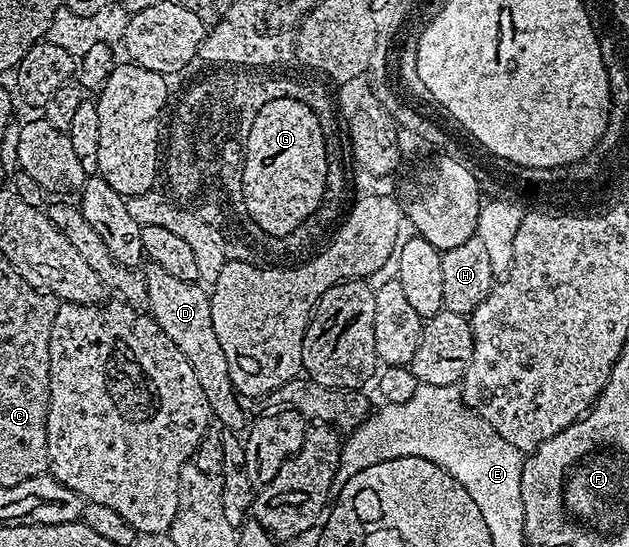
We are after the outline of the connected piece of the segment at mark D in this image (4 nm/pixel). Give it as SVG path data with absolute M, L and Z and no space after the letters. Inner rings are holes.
M147 264L145 268L145 304L148 306L150 316L168 335L168 339L172 339L172 343L176 343L176 347L184 351L188 363L192 363L192 371L196 371L196 379L200 379L200 387L204 387L204 395L208 395L211 414L217 420L219 417L223 421L221 424L227 430L241 430L243 428L241 403L243 402L239 394L234 392L234 384L228 375L228 359L224 359L220 339L216 339L216 327L212 327L210 293L202 290L201 284L176 279L176 275L168 275L168 271L164 271L164 267L159 265Z

